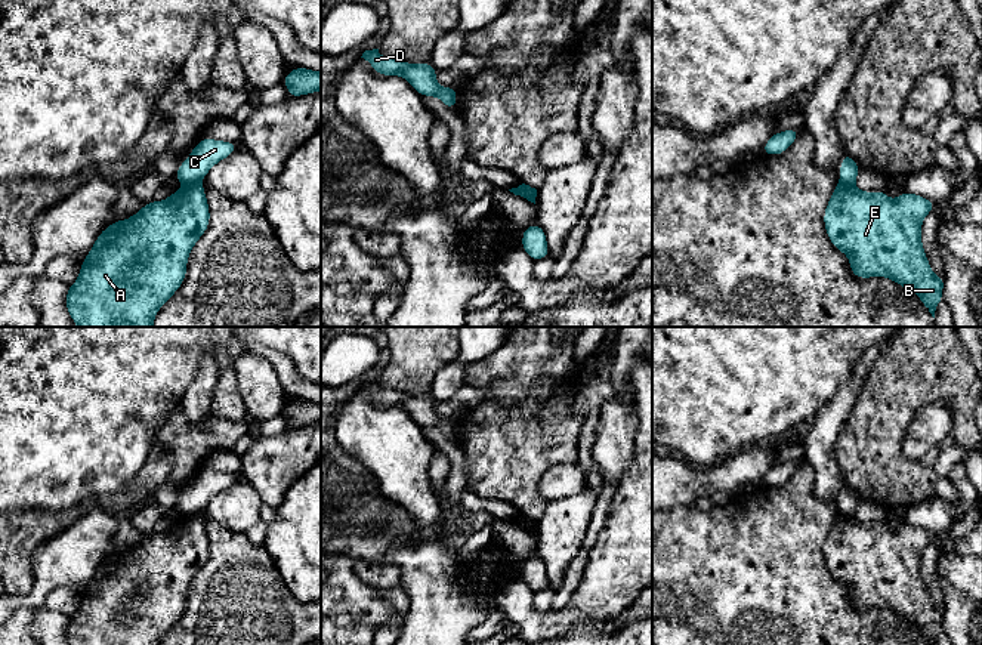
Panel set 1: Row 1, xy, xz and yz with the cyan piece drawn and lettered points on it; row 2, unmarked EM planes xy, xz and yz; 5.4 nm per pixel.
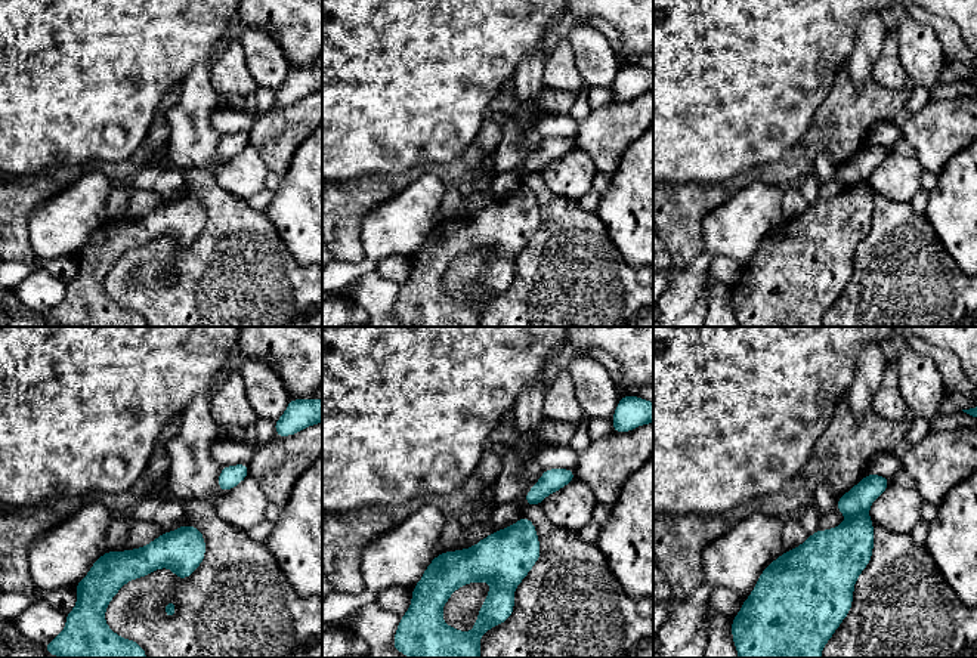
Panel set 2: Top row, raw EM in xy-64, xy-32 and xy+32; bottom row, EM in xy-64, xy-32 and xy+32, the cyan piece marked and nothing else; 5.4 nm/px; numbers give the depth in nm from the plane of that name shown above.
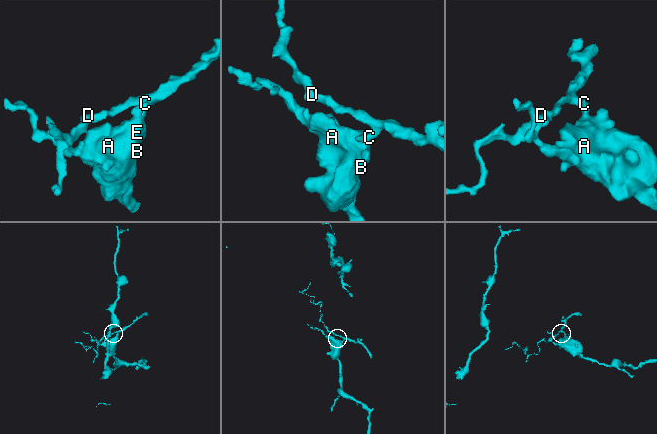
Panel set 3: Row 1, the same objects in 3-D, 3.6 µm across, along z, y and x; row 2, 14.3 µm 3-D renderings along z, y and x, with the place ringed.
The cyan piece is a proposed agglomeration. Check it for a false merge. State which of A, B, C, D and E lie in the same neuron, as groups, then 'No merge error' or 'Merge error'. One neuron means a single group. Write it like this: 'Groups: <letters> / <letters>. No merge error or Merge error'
Groups: A B E / C D. Merge error

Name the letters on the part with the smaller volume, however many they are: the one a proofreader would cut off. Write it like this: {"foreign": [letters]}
{"foreign": ["C", "D"]}

